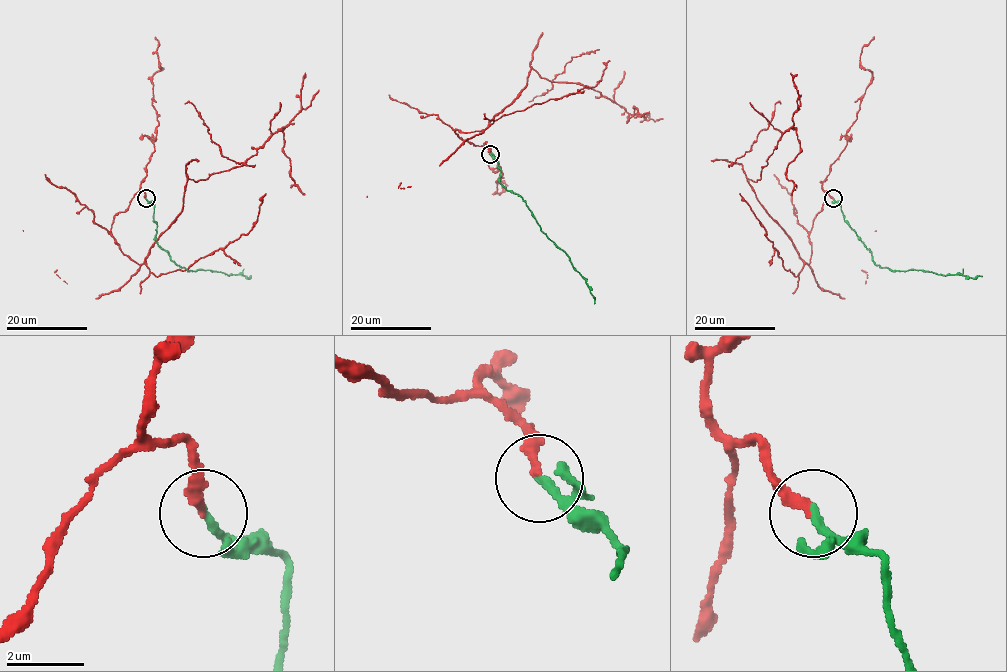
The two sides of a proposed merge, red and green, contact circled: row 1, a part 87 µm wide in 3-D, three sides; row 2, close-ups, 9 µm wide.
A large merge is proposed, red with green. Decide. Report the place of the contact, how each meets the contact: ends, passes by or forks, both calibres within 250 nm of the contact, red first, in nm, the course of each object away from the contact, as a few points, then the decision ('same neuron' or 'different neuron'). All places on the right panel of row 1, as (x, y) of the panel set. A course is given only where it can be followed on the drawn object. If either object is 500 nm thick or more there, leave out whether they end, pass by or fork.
(833, 198) | red ends | green ends | 280/200 nm | red via (833, 198), (825, 192), (808, 264), (748, 180), (761, 178), (793, 127), (791, 195) | green via (833, 198), (841, 204), (844, 220), (871, 253), (876, 265), (890, 270), (923, 270), (971, 278), (982, 276) | same neuron

